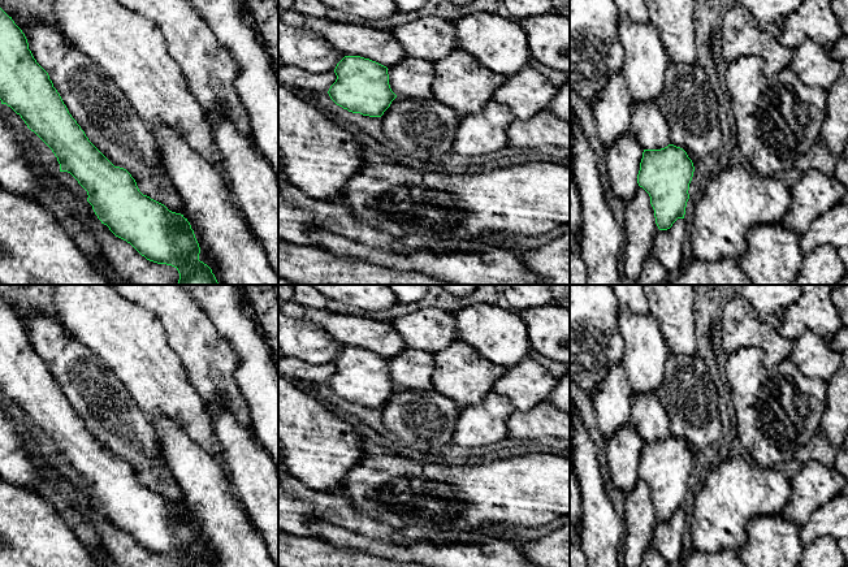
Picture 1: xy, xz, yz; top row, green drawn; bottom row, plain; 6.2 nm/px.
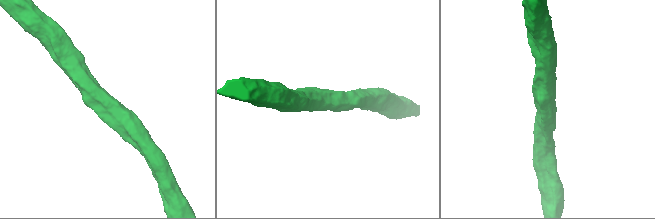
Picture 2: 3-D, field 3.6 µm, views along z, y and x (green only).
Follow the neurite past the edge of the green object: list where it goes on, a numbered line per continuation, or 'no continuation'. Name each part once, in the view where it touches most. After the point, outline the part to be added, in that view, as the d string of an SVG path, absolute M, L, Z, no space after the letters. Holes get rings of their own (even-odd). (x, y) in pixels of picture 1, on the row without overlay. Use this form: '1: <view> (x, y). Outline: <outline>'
no continuation

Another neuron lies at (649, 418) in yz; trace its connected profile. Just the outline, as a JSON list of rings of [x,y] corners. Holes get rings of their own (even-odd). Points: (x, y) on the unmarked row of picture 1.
[[[656,391],[632,394],[631,424],[643,441],[661,441],[671,436],[669,415]]]

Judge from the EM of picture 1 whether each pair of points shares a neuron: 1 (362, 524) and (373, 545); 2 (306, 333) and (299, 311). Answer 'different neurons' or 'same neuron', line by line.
1: different neurons
2: different neurons

